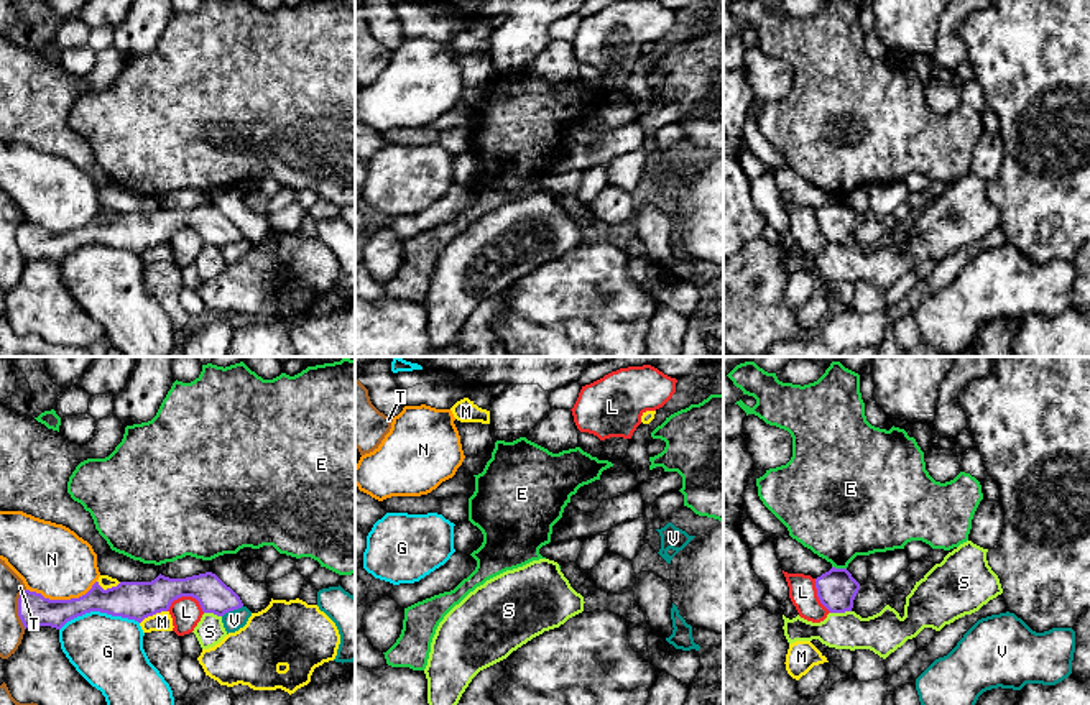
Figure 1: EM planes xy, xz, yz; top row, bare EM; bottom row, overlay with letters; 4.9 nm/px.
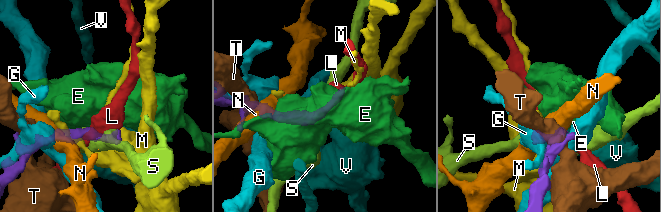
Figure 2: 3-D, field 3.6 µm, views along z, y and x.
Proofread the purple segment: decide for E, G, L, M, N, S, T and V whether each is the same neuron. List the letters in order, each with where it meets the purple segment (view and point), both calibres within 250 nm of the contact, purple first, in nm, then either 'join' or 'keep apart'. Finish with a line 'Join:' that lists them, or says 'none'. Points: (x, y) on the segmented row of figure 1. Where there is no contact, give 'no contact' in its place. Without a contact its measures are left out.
E: yz (839, 569) | 190/400 nm | keep apart
G: xy (99, 610) | 190/360 nm | keep apart
L: xy (186, 595) | 190/150 nm | keep apart
M: xy (153, 613) | 190/100 nm | keep apart
N: xy (61, 600) | 160/340 nm | keep apart
S: yz (840, 612) | 190/200 nm | keep apart
T: xy (18, 608) | 160/120 nm | keep apart
V: xy (232, 610) | 160/100 nm | keep apart
Join: none

